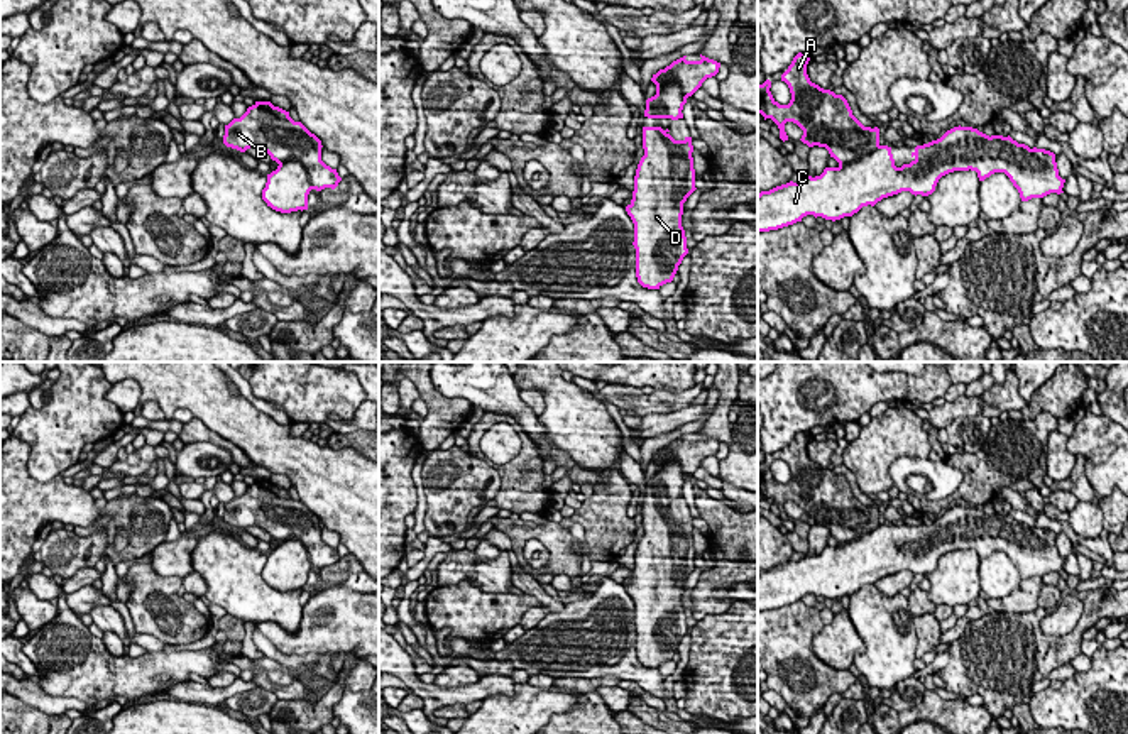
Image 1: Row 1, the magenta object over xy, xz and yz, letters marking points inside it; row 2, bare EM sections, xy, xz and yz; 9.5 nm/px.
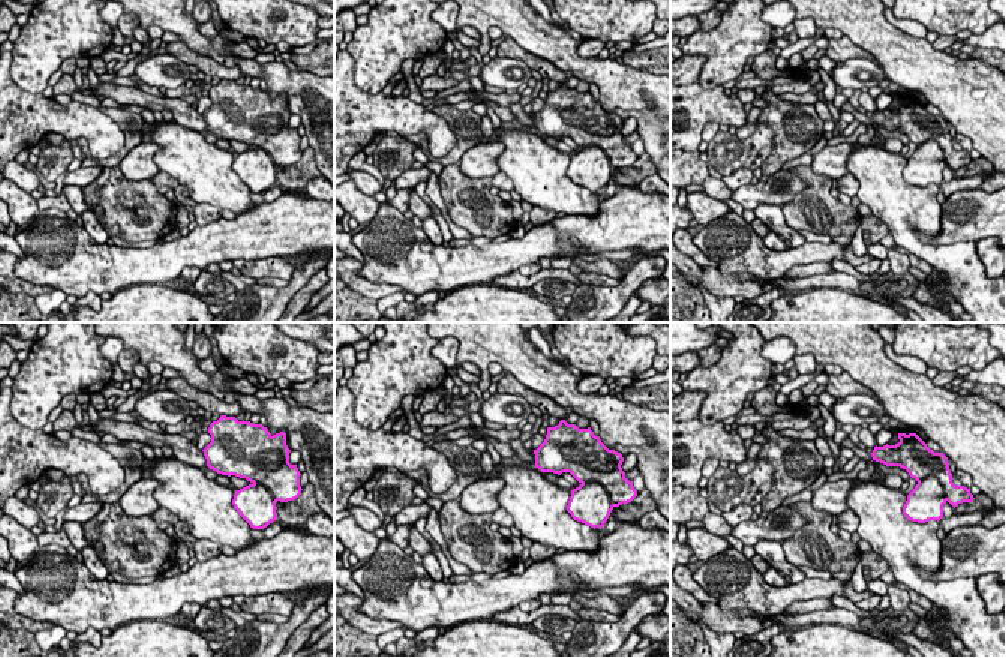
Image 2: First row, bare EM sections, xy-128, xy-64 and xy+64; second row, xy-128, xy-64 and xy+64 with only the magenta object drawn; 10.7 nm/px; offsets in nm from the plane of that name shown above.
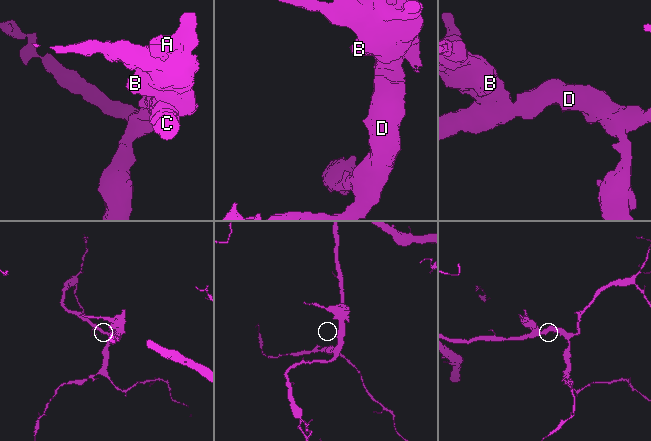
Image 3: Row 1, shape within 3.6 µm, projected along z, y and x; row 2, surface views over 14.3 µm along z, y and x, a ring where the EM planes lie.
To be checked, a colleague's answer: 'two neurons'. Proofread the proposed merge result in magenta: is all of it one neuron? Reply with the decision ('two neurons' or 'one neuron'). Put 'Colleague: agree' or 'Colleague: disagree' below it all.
two neurons
Colleague: agree

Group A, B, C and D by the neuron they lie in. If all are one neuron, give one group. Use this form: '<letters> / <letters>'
A B / C D

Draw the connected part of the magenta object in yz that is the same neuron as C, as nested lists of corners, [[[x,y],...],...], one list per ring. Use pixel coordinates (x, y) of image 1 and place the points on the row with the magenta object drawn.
[[[954,127],[940,139],[917,145],[913,161],[895,166],[891,147],[879,145],[873,154],[839,167],[825,167],[820,176],[805,176],[758,194],[758,232],[778,230],[803,216],[825,220],[852,216],[862,206],[910,191],[928,196],[939,179],[954,171],[976,171],[979,181],[1005,173],[1021,201],[1064,193],[1055,154],[1030,149],[1010,135],[986,135],[972,127]]]

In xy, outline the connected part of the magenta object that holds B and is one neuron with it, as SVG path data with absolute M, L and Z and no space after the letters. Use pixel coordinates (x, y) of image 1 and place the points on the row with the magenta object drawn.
M255 101L240 118L225 125L223 144L240 152L259 147L277 164L299 161L316 191L335 189L342 181L337 169L321 161L321 140L271 101Z

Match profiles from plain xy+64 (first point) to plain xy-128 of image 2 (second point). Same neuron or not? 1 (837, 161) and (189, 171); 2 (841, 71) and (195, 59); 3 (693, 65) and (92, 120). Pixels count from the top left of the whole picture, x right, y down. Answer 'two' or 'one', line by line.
1: two
2: two
3: one

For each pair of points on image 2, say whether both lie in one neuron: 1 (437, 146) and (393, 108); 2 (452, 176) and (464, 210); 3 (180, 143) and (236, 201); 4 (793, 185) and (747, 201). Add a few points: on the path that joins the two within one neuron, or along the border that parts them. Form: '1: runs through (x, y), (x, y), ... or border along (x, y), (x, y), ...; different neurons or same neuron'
1: runs through (432, 134), (419, 120), (405, 117); same neuron
2: runs through (453, 185), (458, 191), (458, 201); same neuron
3: runs through (192, 158), (221, 186); same neuron
4: runs through (781, 194), (759, 194); same neuron

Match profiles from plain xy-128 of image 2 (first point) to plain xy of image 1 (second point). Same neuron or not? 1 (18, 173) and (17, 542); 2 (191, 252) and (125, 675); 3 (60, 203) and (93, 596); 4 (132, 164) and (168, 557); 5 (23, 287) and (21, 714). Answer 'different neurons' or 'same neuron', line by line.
1: different neurons
2: same neuron
3: same neuron
4: same neuron
5: different neurons

